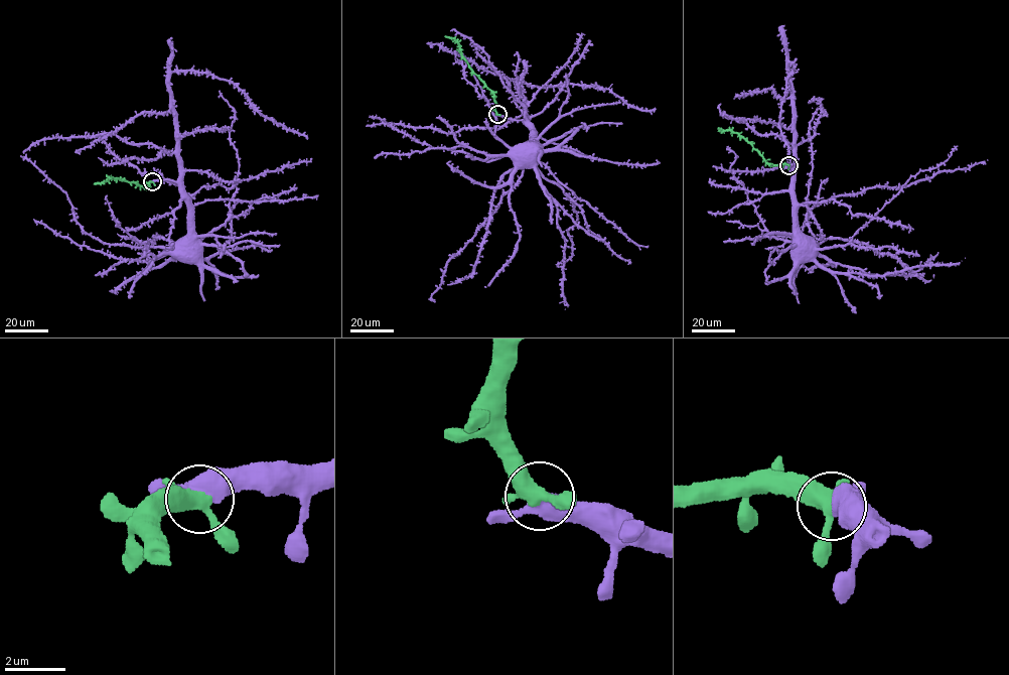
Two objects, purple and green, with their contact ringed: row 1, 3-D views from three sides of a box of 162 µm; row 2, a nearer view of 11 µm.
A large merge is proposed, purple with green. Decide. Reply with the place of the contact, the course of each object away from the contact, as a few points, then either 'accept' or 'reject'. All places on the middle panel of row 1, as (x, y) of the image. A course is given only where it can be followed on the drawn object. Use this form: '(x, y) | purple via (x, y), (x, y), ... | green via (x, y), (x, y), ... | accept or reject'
(497, 114) | purple via (497, 115), (523, 121), (540, 152) | green via (497, 114), (494, 96), (468, 63), (459, 44), (444, 36) | accept

